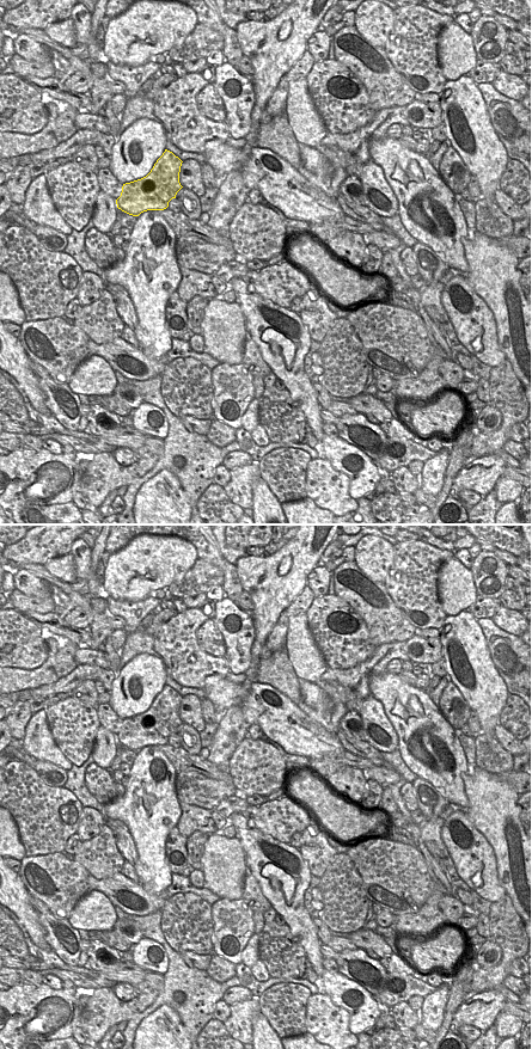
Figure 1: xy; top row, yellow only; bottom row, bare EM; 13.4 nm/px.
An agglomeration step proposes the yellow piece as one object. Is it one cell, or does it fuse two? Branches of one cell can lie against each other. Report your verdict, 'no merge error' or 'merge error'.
merge error

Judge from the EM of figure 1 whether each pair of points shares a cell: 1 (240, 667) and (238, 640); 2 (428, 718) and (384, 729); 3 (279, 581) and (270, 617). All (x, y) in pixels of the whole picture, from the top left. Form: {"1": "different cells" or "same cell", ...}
{"1": "same cell", "2": "different cells", "3": "same cell"}

